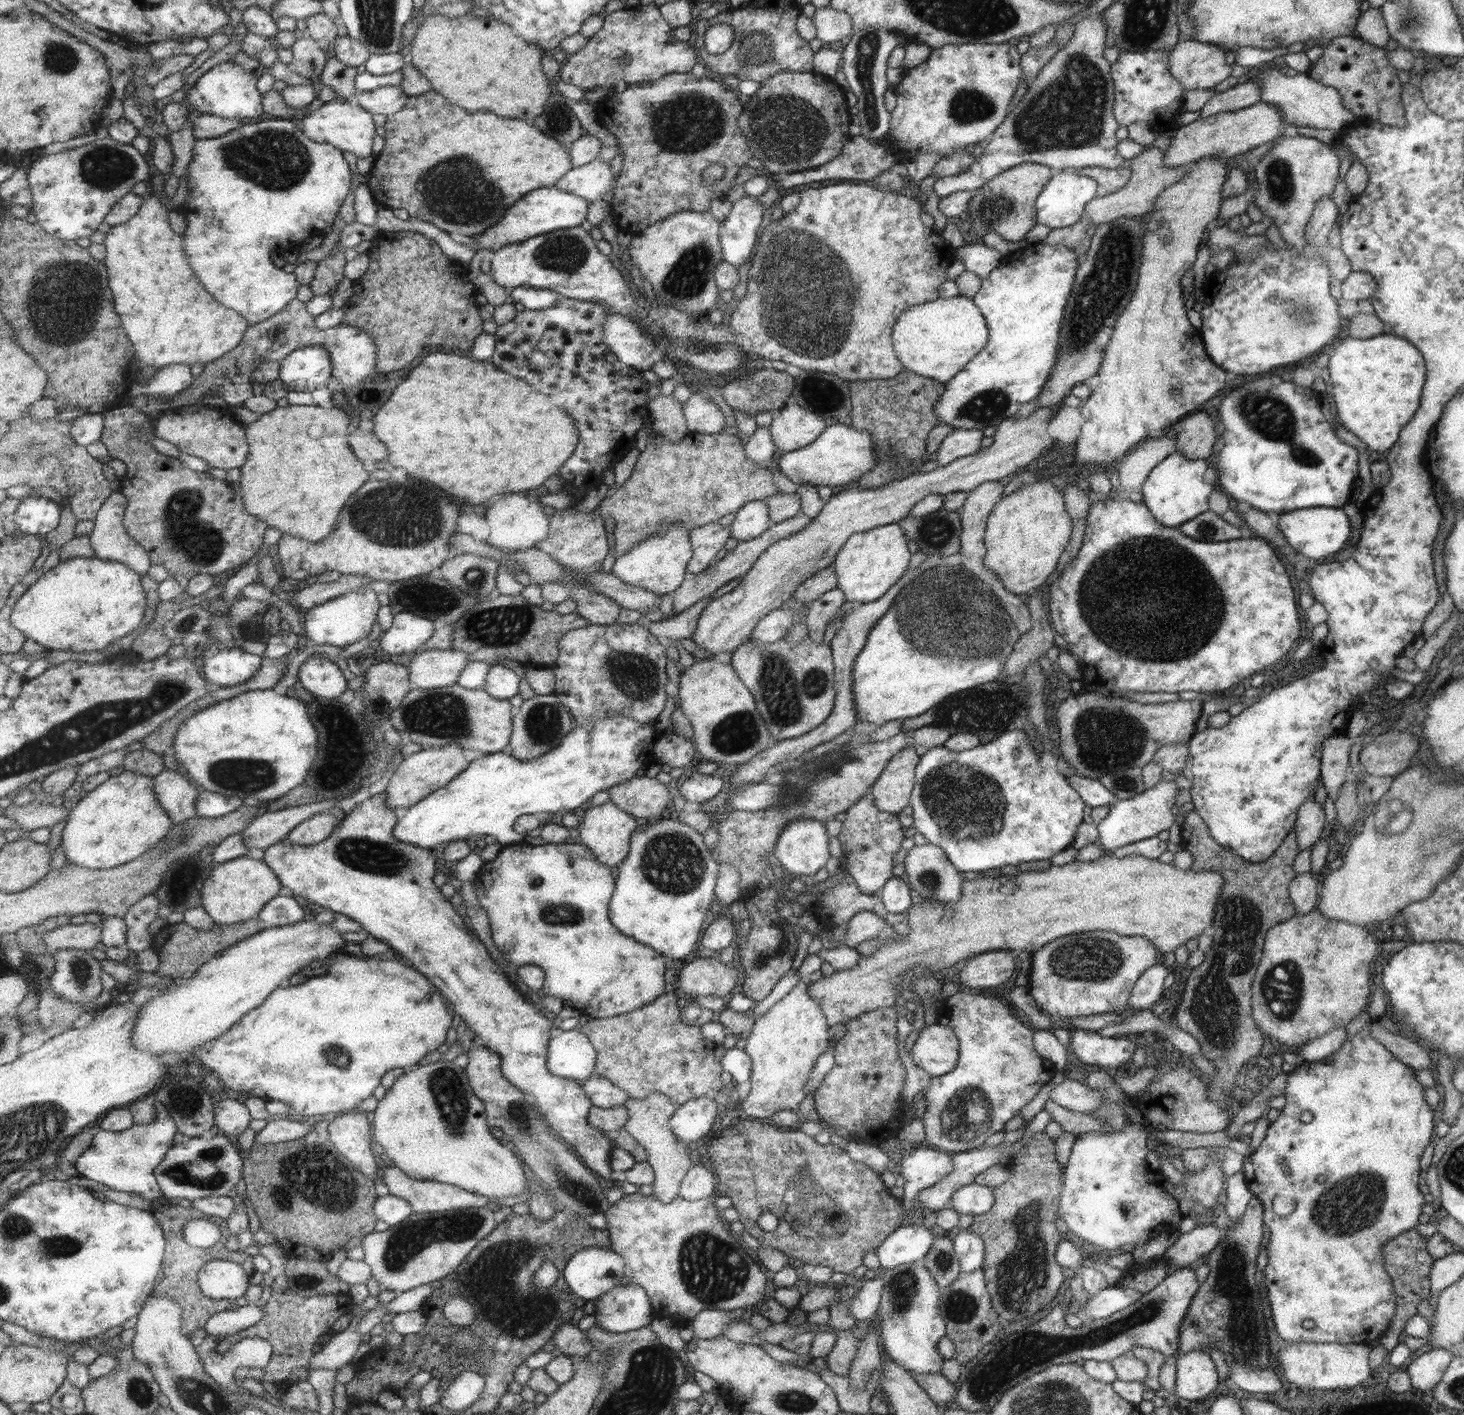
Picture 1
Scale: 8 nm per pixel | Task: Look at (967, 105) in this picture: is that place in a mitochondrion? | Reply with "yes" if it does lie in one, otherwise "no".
yes

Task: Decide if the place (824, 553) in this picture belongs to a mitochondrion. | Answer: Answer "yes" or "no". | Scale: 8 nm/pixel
yes

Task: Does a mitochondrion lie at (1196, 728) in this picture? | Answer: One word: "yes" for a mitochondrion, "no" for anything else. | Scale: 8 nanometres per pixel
no

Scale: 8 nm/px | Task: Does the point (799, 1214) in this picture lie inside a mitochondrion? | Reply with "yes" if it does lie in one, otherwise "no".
yes

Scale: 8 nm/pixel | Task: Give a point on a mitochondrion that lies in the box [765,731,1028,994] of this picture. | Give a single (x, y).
(961, 798)

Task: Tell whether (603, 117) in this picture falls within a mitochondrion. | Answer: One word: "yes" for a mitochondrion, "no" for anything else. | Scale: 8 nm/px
no

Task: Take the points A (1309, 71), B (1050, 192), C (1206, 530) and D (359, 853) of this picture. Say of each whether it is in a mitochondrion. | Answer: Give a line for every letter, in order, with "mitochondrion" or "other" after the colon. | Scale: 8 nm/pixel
A: other
B: other
C: mitochondrion
D: mitochondrion

